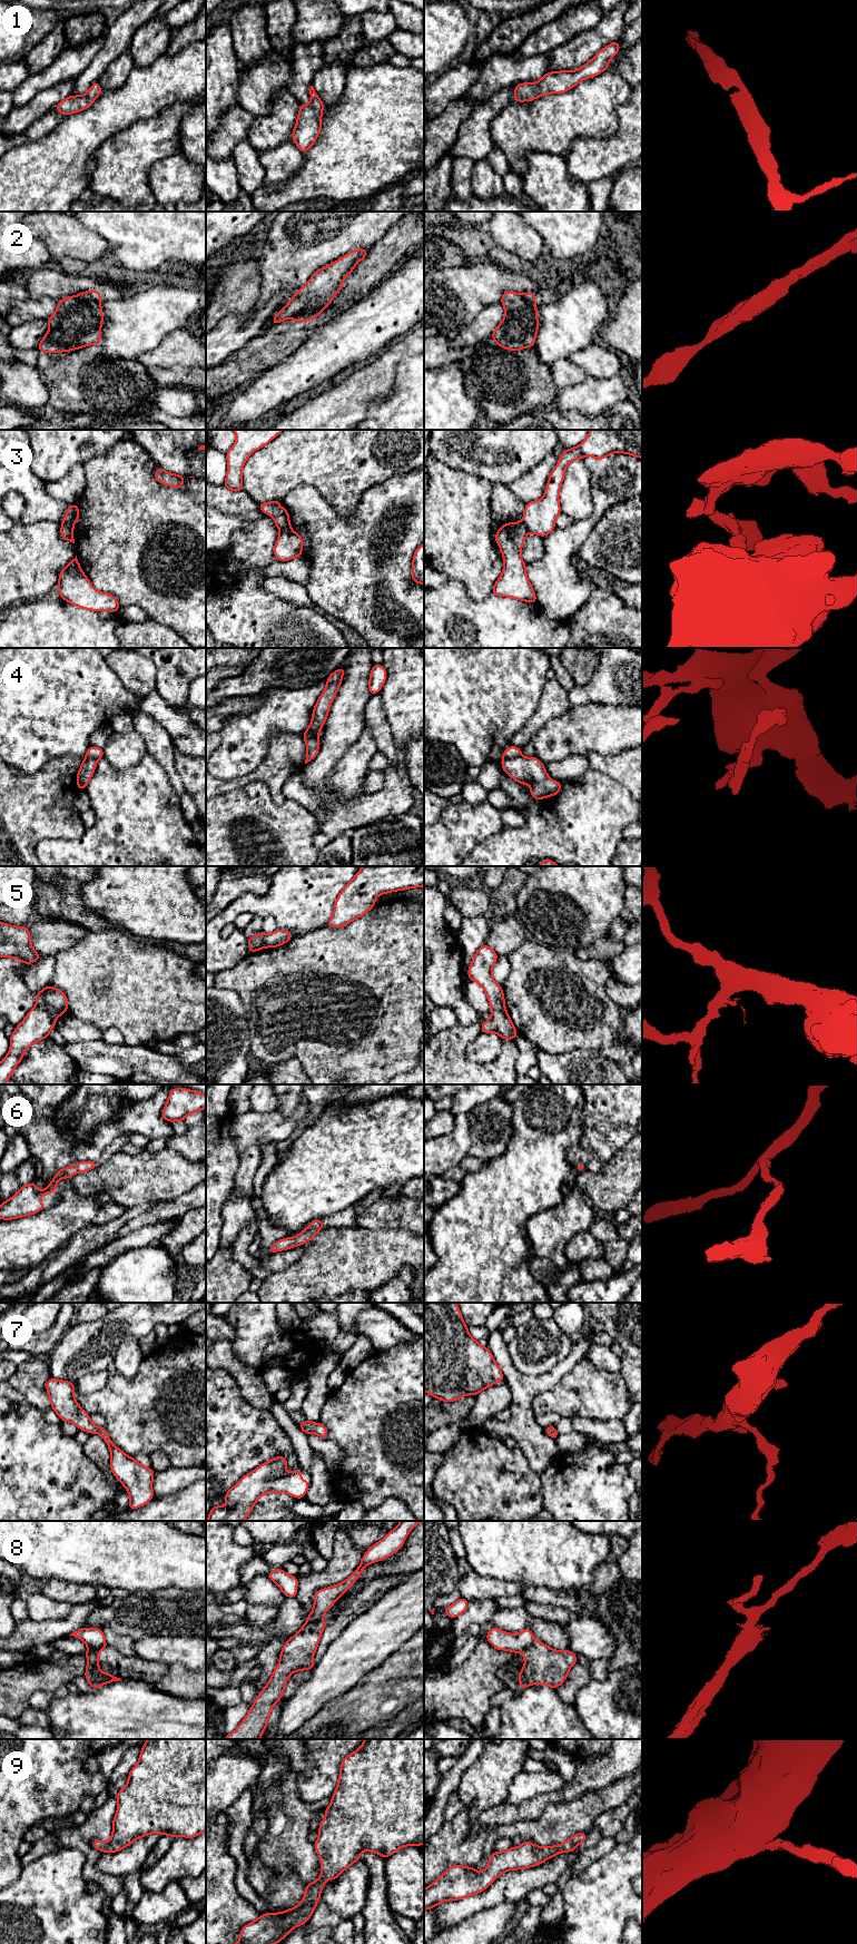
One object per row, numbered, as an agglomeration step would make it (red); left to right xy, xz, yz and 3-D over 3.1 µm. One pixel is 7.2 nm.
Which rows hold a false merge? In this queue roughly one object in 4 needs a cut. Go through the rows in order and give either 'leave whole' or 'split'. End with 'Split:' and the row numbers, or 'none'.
1: leave whole
2: split
3: split
4: split
5: split
6: leave whole
7: leave whole
8: split
9: leave whole
Split: 2, 3, 4, 5, 8

